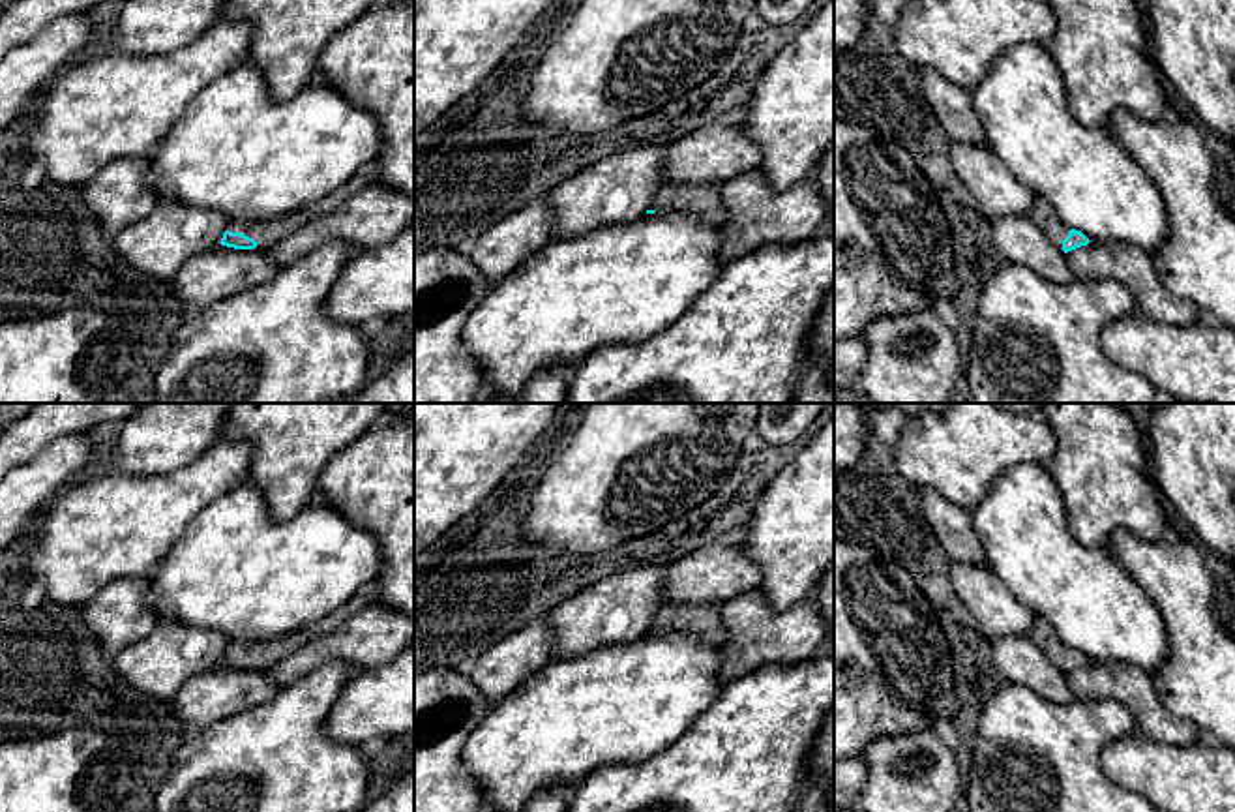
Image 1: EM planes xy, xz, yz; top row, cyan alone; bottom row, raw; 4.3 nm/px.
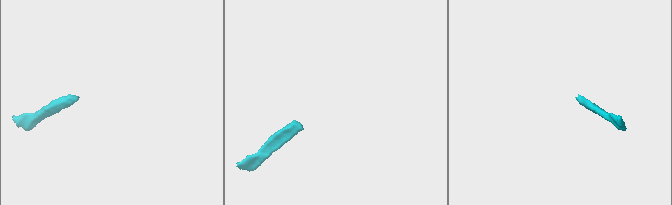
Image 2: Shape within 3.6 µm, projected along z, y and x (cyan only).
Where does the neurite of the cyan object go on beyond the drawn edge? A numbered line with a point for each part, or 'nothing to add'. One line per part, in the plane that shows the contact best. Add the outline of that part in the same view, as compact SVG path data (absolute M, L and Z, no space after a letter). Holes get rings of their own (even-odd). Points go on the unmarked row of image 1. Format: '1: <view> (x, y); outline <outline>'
1: xy (265, 653); outline M371 581L362 591L358 591L358 594L350 602L305 628L298 628L292 634L275 638L272 641L229 643L227 651L242 653L253 658L257 662L257 669L270 669L275 662L305 645L313 636L332 632L341 623L345 623L358 608L373 604L377 598L377 591L379 583Z

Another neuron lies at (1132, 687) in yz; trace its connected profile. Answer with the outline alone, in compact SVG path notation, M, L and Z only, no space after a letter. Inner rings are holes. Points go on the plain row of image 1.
M1091 660L1064 675L1076 699L1123 703L1136 718L1139 731L1151 741L1190 746L1203 737L1196 724L1164 709L1153 675L1138 666Z

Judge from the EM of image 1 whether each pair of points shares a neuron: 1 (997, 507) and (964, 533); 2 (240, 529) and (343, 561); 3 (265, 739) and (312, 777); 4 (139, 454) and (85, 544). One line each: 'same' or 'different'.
1: different
2: same
3: same
4: different

